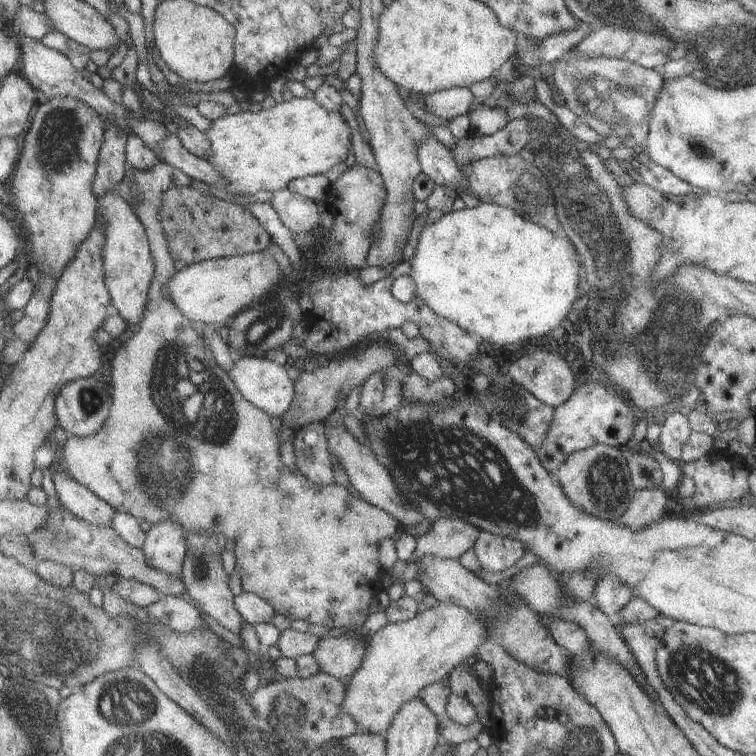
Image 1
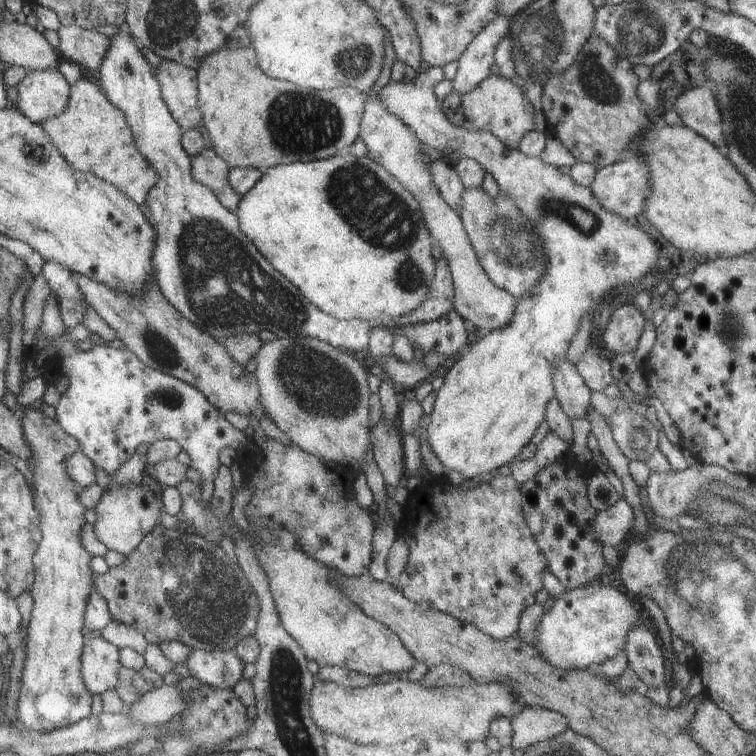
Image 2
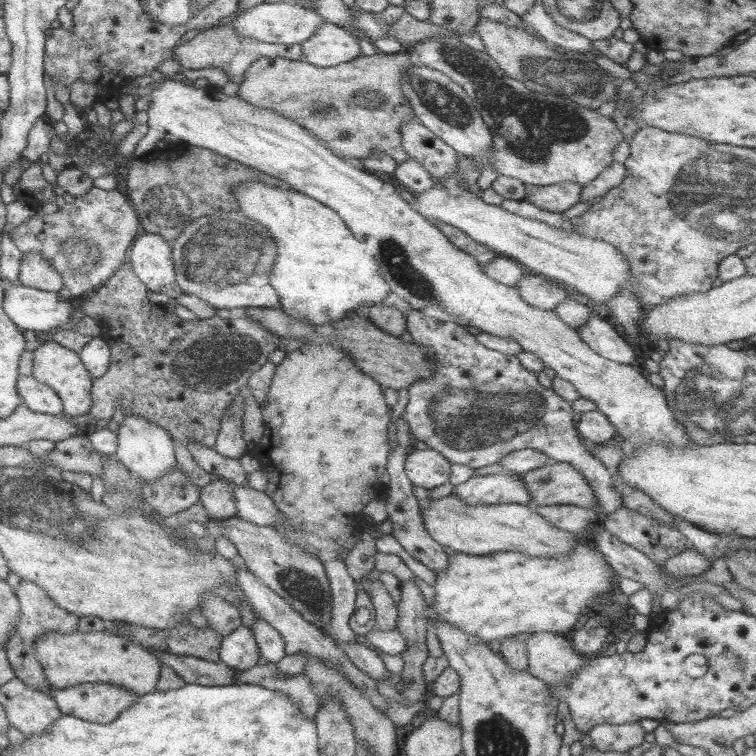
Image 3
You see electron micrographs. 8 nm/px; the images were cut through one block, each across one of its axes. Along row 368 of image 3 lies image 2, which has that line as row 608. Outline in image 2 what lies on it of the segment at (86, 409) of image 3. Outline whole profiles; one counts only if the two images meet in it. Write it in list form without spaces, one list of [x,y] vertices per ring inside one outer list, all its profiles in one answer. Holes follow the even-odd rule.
[[[43,400],[28,405],[20,419],[24,440],[31,452],[29,470],[34,480],[33,504],[40,517],[42,538],[34,553],[35,581],[31,588],[33,608],[27,626],[27,655],[24,661],[20,694],[18,694],[17,718],[27,729],[41,733],[58,730],[72,723],[80,722],[92,715],[92,693],[86,688],[81,675],[81,654],[84,644],[83,618],[89,601],[89,595],[95,588],[92,580],[93,570],[90,561],[93,557],[81,543],[81,530],[88,523],[85,519],[87,509],[79,501],[80,487],[67,473],[66,459],[76,452],[76,440],[58,424],[42,413]]]

